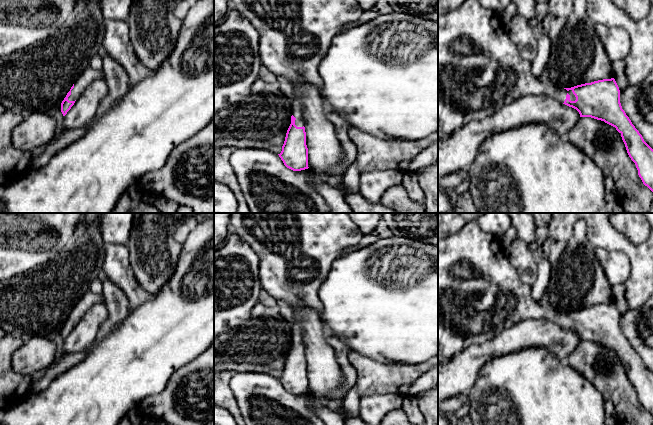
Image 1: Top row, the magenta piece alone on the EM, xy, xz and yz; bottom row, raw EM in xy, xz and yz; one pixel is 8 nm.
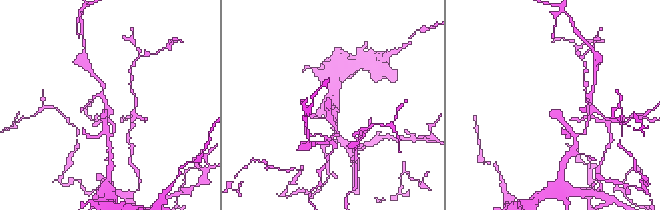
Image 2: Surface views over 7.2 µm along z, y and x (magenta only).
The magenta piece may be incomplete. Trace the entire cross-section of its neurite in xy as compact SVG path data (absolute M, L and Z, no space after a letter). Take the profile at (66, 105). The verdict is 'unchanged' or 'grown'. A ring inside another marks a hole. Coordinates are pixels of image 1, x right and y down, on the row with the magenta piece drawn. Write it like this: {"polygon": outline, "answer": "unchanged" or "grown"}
{"polygon": "M92 67L86 68L78 79L75 81L70 91L67 93L66 97L61 103L61 112L63 116L74 105L77 98L82 94L86 87L88 87L95 79L102 78L104 79L103 70L95 70Z", "answer": "grown"}

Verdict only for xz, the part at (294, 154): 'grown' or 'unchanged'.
grown

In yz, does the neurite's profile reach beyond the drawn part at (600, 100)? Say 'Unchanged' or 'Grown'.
Grown

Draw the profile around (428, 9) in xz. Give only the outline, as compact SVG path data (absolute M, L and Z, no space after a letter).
M387 0L393 12L438 22L438 0Z

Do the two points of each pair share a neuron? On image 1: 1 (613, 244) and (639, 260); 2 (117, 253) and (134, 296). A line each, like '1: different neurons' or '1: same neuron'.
1: same neuron
2: same neuron

